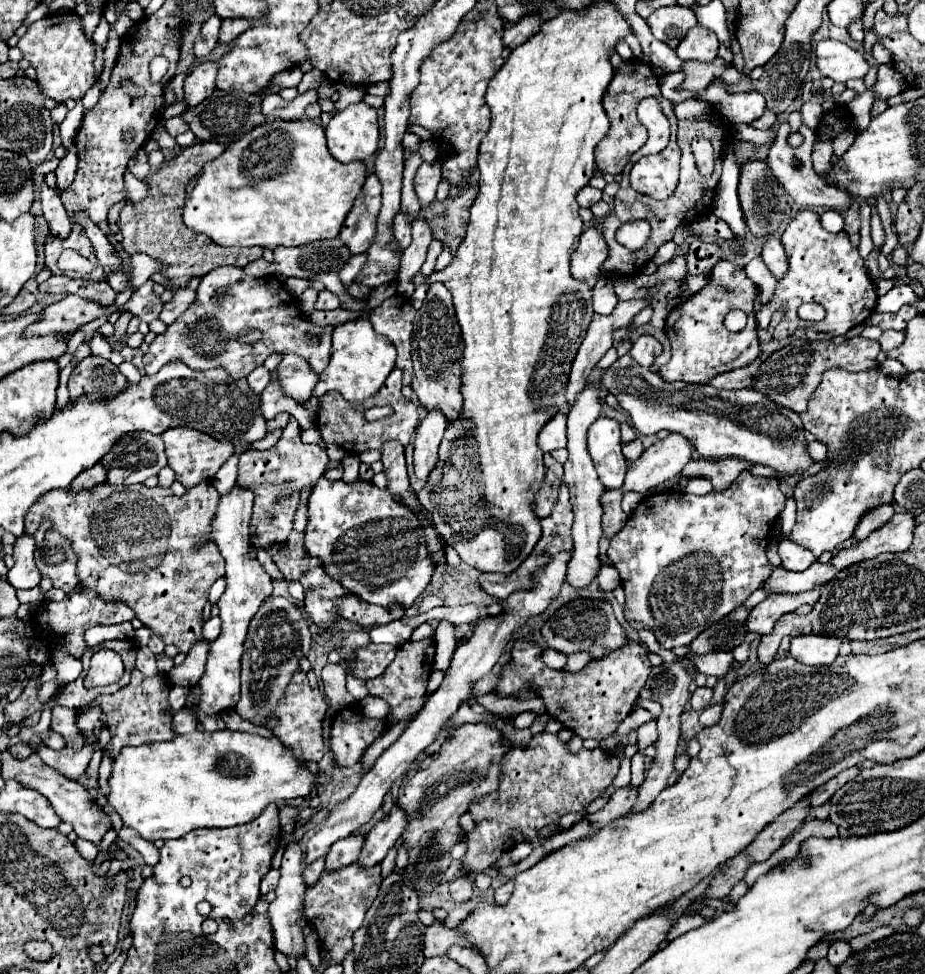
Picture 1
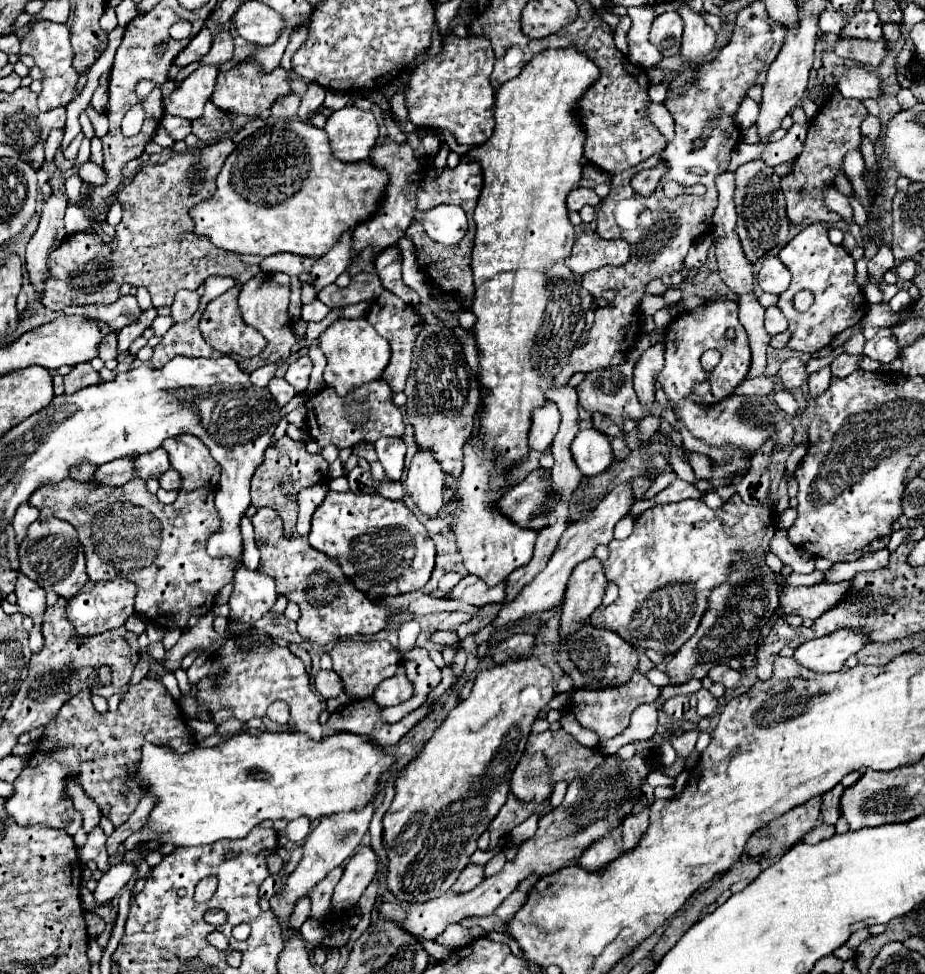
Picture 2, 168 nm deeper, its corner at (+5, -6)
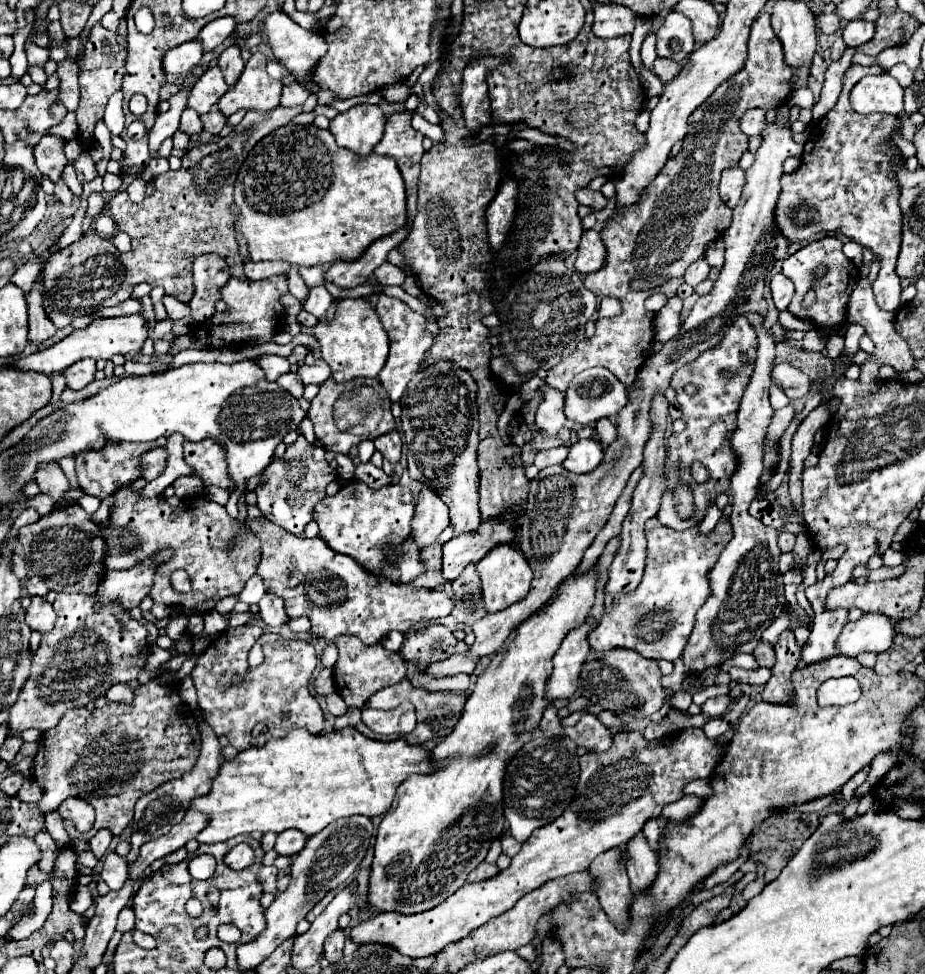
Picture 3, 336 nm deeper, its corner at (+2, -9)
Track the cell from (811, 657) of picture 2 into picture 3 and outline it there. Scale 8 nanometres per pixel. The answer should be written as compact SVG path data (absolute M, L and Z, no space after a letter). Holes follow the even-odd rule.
M864 614L856 622L848 622L838 638L840 654L858 656L860 652L886 652L898 632L892 618L882 614Z

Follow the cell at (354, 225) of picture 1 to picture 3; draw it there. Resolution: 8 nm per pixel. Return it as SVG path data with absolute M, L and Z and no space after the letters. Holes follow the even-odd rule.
M322 284L318 288L310 288L310 294L308 294L306 302L304 302L304 310L314 314L316 318L322 318L326 314L326 310L330 308L330 304L332 304L332 296Z

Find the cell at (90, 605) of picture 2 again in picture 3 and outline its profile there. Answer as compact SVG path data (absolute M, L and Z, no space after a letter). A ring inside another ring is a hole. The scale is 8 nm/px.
M160 550L160 554L156 554L154 558L148 558L146 562L140 562L130 570L110 570L96 592L100 604L118 598L124 608L136 608L142 602L142 598L150 592L150 586L154 582L154 570L162 562L166 562L168 556L170 550Z

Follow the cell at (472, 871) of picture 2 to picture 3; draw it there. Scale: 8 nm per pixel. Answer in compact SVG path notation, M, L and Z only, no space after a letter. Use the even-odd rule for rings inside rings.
M482 862L480 866L476 866L470 876L468 876L468 882L478 882L478 880L486 880L486 878L492 878L496 876L500 870L496 864L488 864L488 862Z

